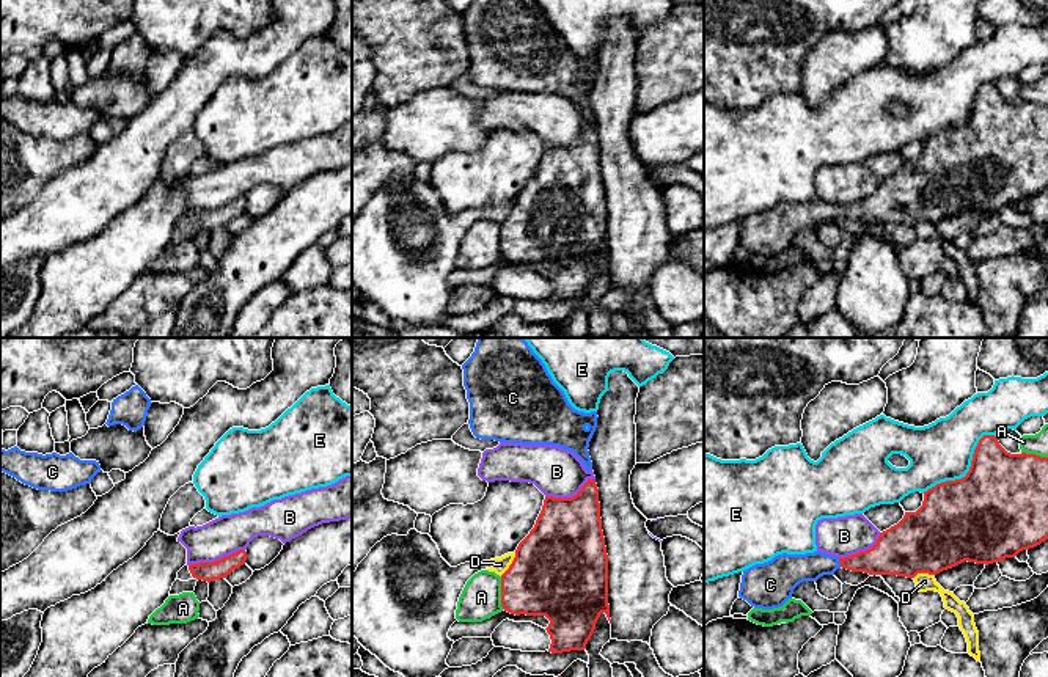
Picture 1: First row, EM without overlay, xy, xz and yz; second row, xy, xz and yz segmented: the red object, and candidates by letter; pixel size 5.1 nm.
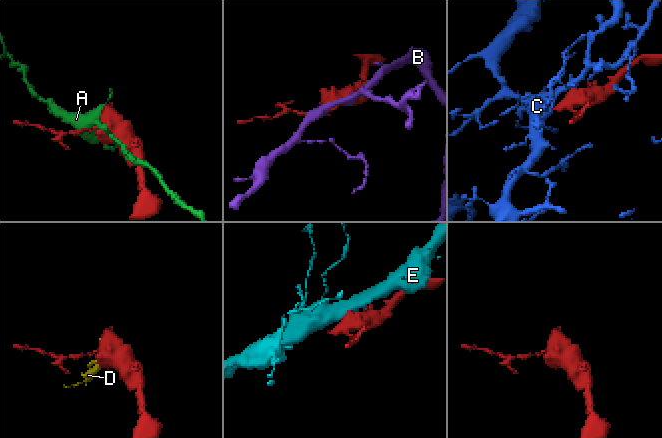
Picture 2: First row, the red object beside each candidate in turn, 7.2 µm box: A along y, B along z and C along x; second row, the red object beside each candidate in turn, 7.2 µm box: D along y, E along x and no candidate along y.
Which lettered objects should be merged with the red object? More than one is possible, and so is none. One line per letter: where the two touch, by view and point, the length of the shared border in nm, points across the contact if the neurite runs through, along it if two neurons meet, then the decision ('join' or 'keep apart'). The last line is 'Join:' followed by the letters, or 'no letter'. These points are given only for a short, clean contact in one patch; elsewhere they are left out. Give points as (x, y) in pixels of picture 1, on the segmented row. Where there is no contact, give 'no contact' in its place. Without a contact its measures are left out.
A: meets red in xz at (502, 592); contact 170 nm long; keep apart
B: meets red in xy at (216, 561); contact 300 nm long; keep apart
C: meets red in yz at (839, 561); contact 50 nm long; runs through yz (888, 556), (877, 561), (839, 561), (792, 569); join
D: meets red in xz at (511, 564); contact 150 nm long; keep apart
E: meets red in yz at (968, 472); contact 480 nm long; keep apart
Join: C

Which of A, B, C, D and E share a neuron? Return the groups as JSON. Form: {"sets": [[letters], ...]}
{"sets": [["A"], ["B"], ["C"], ["D"], ["E"]]}

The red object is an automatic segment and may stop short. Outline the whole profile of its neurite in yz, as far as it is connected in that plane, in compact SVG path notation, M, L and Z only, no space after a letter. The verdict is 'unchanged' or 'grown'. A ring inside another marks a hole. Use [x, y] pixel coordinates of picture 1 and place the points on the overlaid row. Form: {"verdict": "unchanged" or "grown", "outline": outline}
{"verdict": "grown", "outline": "M984 435L973 454L965 478L946 481L924 492L922 506L916 512L905 512L903 518L880 532L877 543L856 554L837 558L822 551L806 554L778 554L771 561L743 570L738 597L754 608L773 609L792 598L793 589L803 581L817 581L823 575L834 575L837 569L864 572L869 575L897 575L914 578L918 573L936 575L965 561L976 564L1001 562L1020 551L1034 548L1048 539L1048 457L1035 454L1010 454L995 435Z"}

